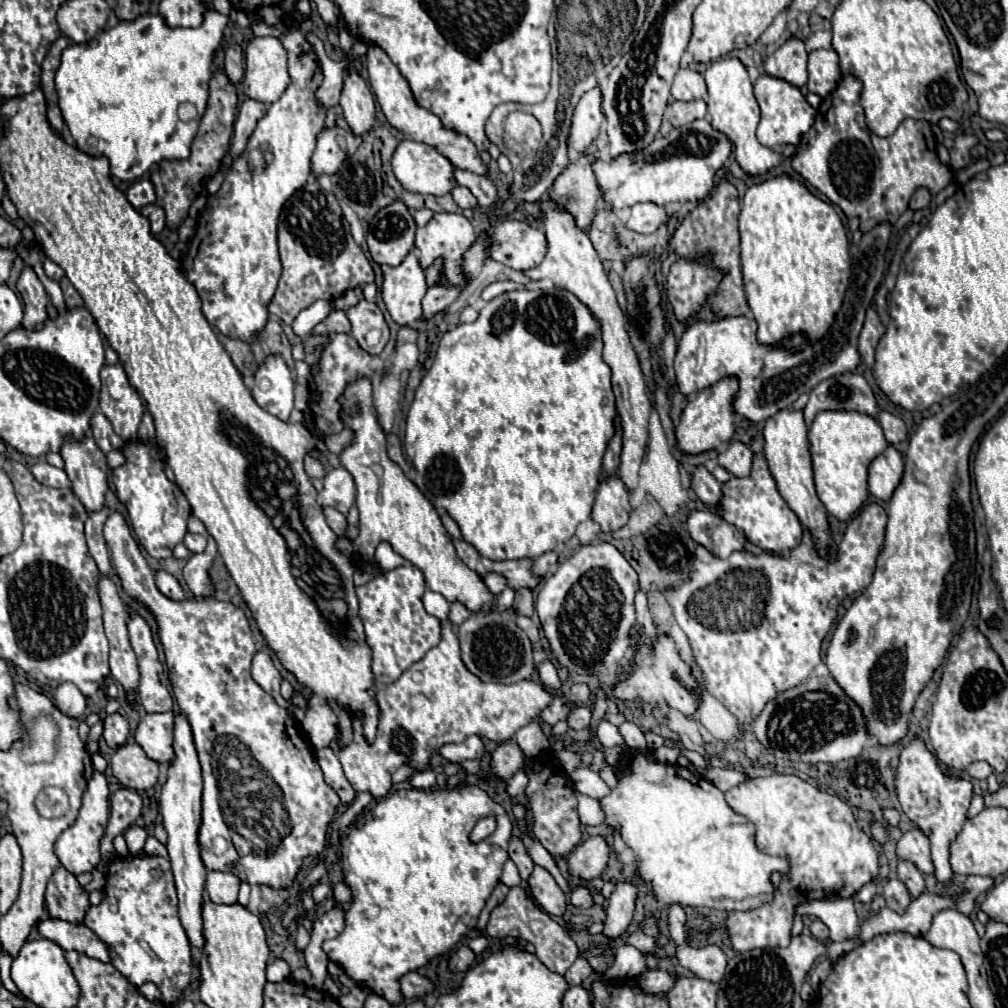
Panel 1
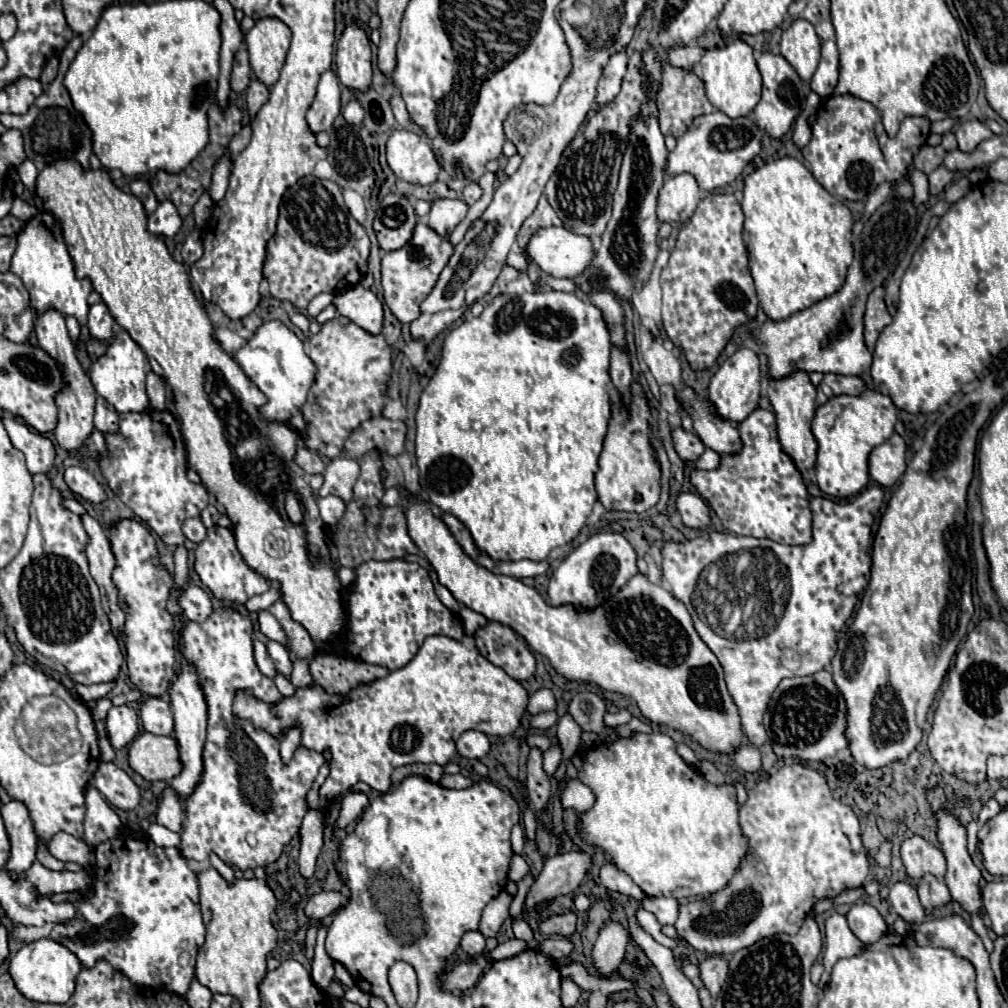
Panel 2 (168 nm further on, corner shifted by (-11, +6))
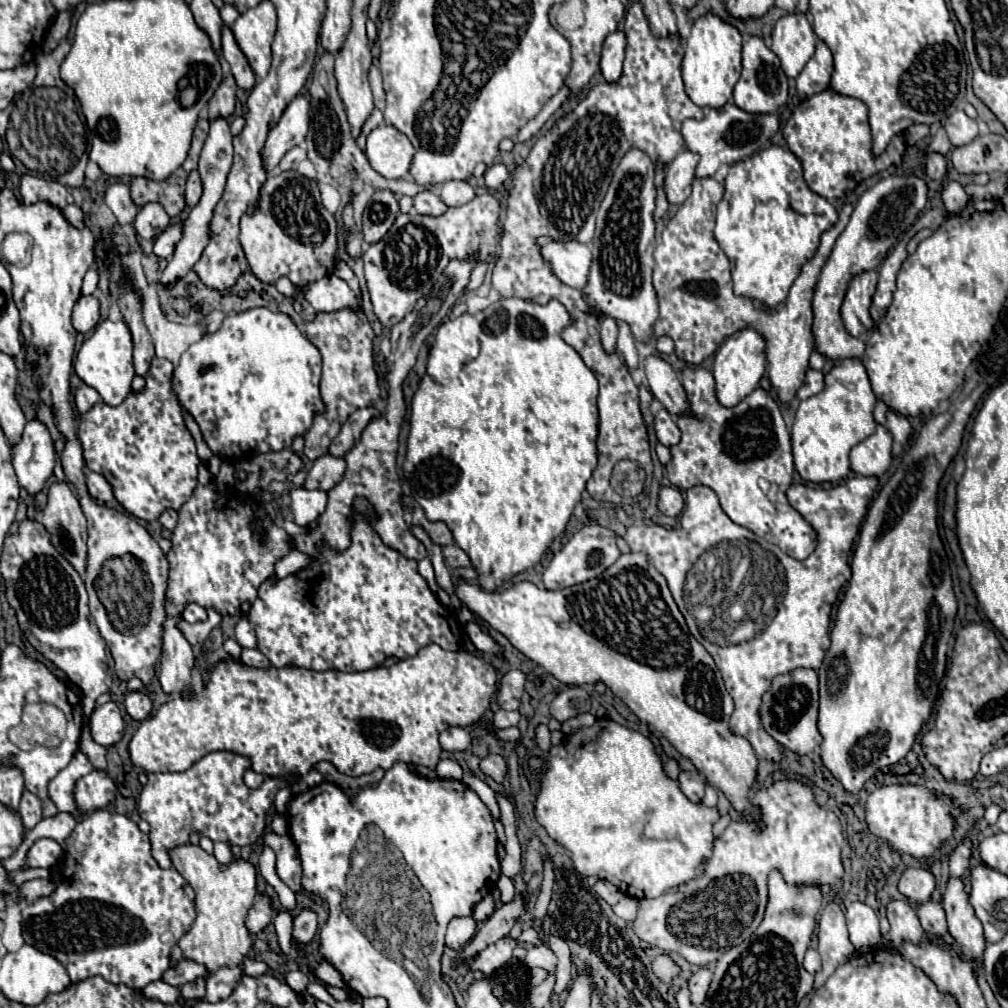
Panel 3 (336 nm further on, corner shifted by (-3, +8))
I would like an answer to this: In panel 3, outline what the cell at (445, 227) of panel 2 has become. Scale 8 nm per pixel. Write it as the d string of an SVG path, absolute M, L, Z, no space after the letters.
M425 190L425 192L419 192L415 198L415 210L419 214L427 214L427 216L443 216L447 212L447 204L431 190Z

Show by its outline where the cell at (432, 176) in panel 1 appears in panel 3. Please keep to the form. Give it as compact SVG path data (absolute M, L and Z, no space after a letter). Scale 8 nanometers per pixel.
M379 126L367 136L365 154L381 176L407 178L415 148L403 132L393 126Z

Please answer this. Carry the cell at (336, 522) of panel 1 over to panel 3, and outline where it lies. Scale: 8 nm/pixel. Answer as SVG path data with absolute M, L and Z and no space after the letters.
M295 488L291 492L291 512L295 516L295 524L299 526L315 522L325 508L327 508L327 492L323 490Z

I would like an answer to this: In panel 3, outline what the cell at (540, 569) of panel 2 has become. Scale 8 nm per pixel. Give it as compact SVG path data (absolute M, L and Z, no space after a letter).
M457 544L445 546L443 552L445 552L445 564L447 564L449 568L469 568L469 566L471 566L469 556L467 556Z

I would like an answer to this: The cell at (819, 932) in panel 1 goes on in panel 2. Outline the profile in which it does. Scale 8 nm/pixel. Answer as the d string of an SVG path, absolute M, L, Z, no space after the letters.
M831 914L825 920L825 943L823 953L823 966L825 972L819 980L819 988L825 988L831 976L831 968L837 960L841 958L849 958L849 956L857 956L859 952L863 952L865 944L851 932L847 920L843 914Z

